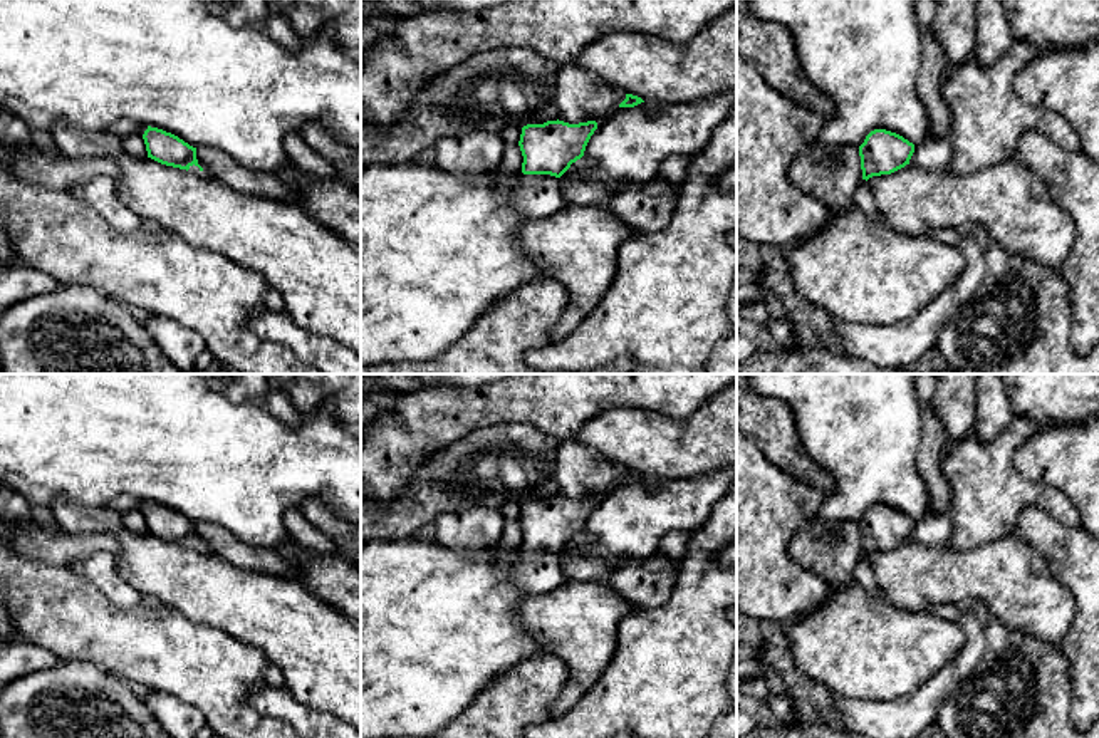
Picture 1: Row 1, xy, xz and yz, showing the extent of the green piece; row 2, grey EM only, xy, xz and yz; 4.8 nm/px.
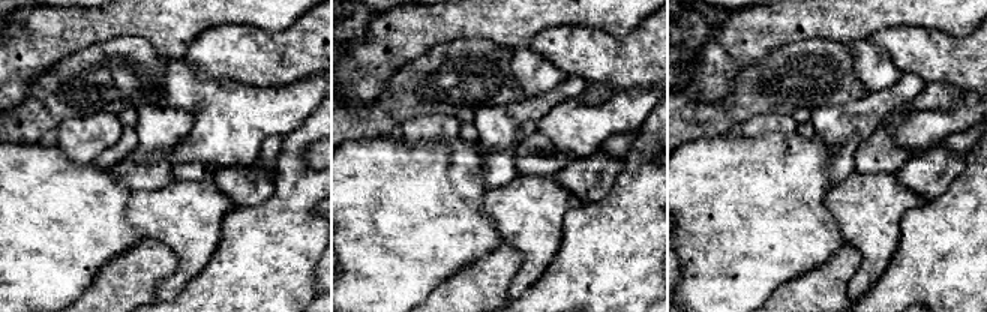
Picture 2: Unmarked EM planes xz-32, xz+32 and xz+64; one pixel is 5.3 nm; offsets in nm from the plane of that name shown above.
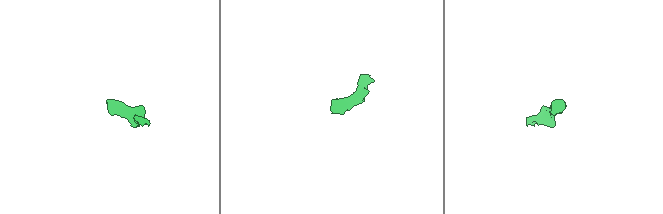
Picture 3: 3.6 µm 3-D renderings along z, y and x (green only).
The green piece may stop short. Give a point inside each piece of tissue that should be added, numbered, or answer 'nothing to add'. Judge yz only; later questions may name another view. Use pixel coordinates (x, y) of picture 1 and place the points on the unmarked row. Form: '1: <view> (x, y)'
1: yz (935, 529)

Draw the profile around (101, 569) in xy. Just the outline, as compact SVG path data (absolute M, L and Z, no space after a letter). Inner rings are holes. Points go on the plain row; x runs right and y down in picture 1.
M106 552L89 555L81 572L114 604L134 607L143 604L143 594L126 582L116 565L116 559Z

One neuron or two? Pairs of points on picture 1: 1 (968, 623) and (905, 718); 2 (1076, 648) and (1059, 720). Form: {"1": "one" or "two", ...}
{"1": "one", "2": "two"}

